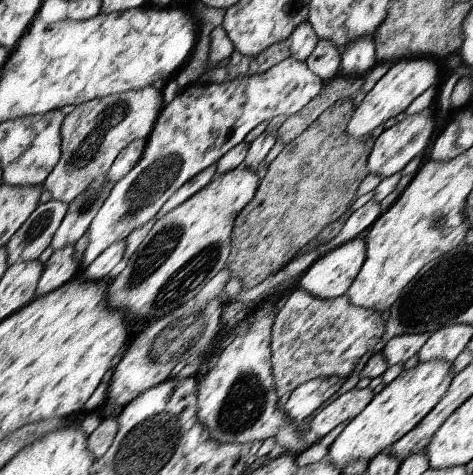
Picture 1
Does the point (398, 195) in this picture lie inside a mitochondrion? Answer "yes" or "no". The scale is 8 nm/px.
no

